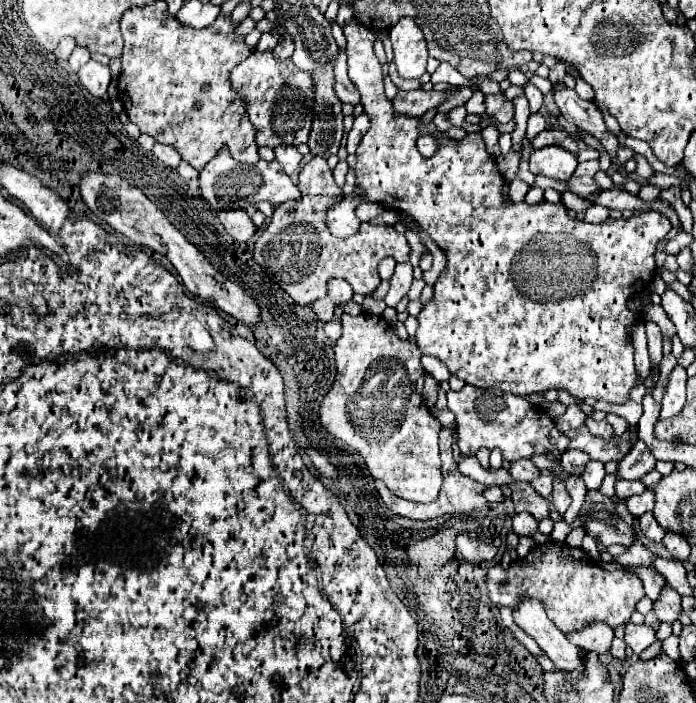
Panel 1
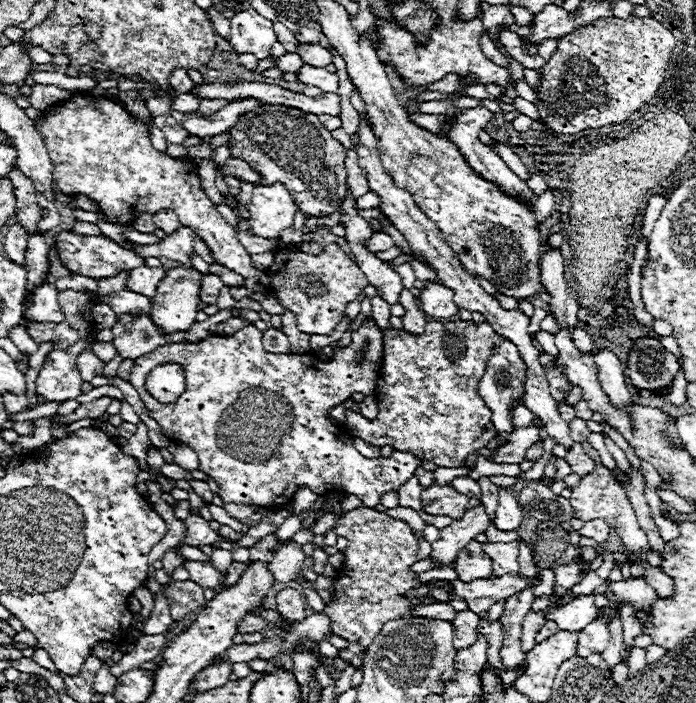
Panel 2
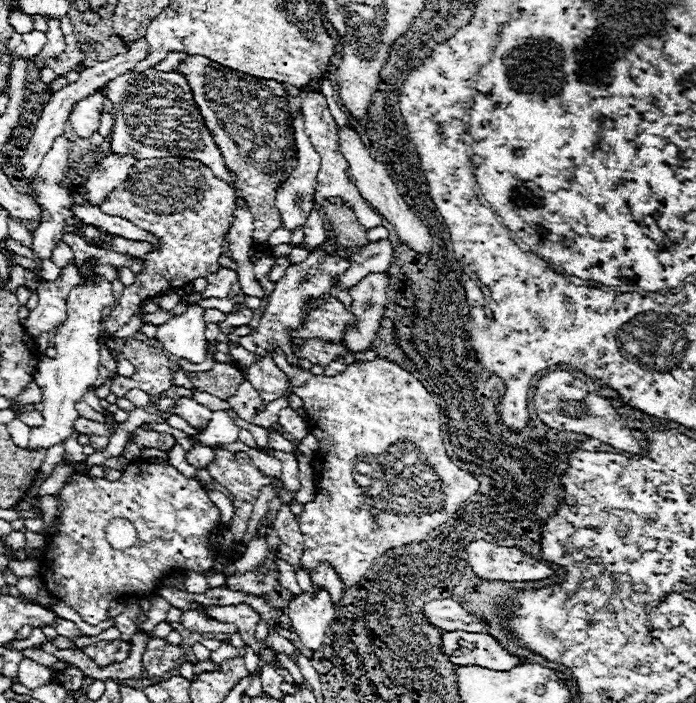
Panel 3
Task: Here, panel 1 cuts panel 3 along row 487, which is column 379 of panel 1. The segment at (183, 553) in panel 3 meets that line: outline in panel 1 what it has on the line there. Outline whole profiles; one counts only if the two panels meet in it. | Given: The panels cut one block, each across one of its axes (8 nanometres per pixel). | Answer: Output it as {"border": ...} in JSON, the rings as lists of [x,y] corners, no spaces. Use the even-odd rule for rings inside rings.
{"border":[[[350,20],[342,30],[348,42],[348,76],[360,90],[364,112],[372,120],[370,130],[356,150],[356,182],[366,190],[370,202],[384,202],[388,208],[402,210],[416,218],[416,222],[448,254],[446,270],[434,284],[434,300],[418,314],[420,324],[416,330],[416,346],[420,352],[440,358],[450,374],[478,388],[500,388],[522,398],[546,390],[566,390],[582,400],[596,398],[610,404],[624,404],[630,398],[630,390],[638,384],[632,330],[642,320],[640,312],[628,308],[628,300],[652,282],[656,274],[656,244],[670,232],[670,220],[664,214],[650,210],[628,220],[608,218],[600,224],[588,224],[570,218],[564,204],[540,202],[530,206],[521,202],[520,211],[504,206],[500,202],[504,178],[500,178],[502,174],[498,172],[496,160],[486,152],[480,134],[468,134],[462,142],[454,142],[440,134],[434,124],[422,126],[416,118],[396,116],[392,102],[384,96],[382,66],[374,56],[376,34],[360,26],[356,20]],[[422,134],[436,138],[436,156],[424,158],[418,152],[416,138]],[[560,230],[572,234],[572,238],[580,238],[580,242],[588,242],[588,250],[596,254],[596,282],[592,282],[588,294],[576,294],[576,298],[564,298],[564,302],[548,302],[548,306],[544,306],[544,302],[534,302],[528,294],[520,294],[520,286],[516,286],[516,278],[512,278],[512,266],[516,266],[520,250],[524,250],[536,234],[560,234]]]}

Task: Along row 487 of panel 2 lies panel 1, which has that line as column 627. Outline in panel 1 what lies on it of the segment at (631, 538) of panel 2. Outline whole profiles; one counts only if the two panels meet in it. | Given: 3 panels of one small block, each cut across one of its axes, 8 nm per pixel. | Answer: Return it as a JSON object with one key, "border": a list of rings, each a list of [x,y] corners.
{"border":[[[552,541],[536,546],[526,558],[512,562],[508,568],[502,568],[502,564],[490,566],[484,584],[490,604],[496,608],[508,606],[514,610],[528,598],[540,600],[548,618],[564,634],[582,630],[594,622],[606,622],[612,628],[628,624],[636,602],[644,596],[638,576],[628,576],[622,570],[604,570],[584,550]]]}

